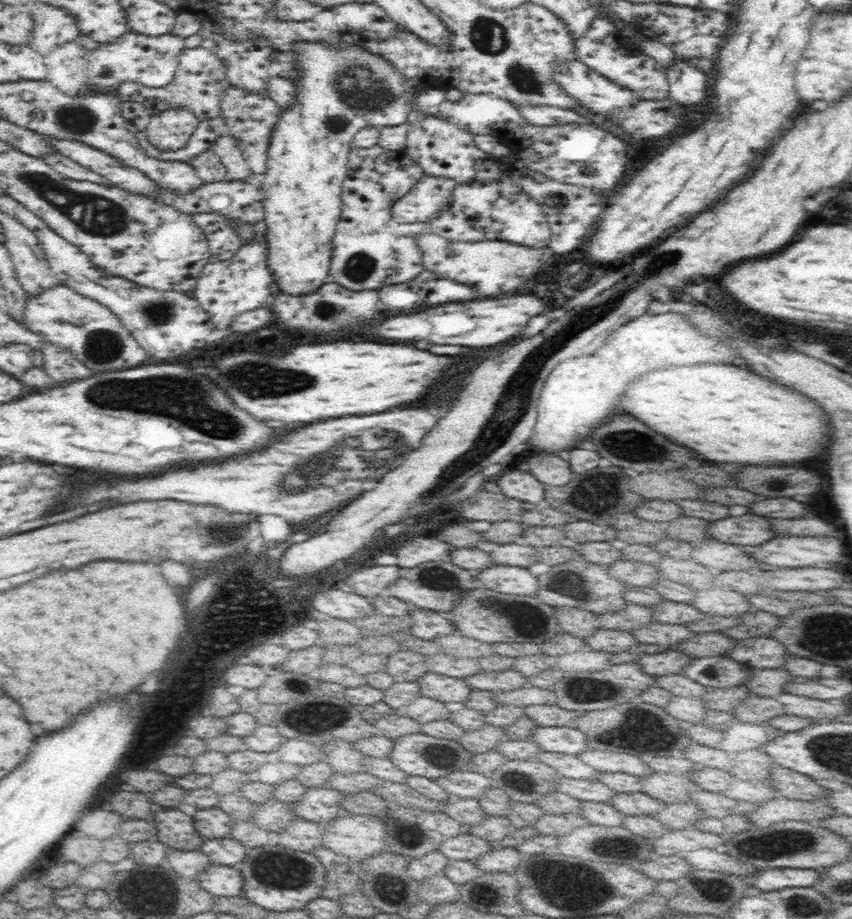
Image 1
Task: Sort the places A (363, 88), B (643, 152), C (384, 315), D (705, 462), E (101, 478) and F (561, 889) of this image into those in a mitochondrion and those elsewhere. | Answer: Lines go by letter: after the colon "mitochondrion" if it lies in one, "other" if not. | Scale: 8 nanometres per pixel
A: mitochondrion
B: other
C: other
D: other
E: other
F: mitochondrion

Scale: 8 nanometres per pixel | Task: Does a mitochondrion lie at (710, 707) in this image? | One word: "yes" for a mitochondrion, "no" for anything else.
no

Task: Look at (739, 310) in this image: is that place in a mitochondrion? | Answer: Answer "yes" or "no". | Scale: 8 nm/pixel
no

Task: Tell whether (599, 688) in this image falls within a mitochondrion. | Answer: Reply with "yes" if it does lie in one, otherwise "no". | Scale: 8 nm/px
yes

